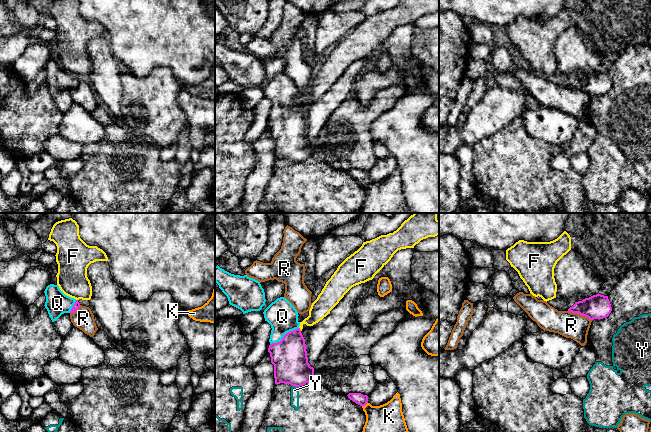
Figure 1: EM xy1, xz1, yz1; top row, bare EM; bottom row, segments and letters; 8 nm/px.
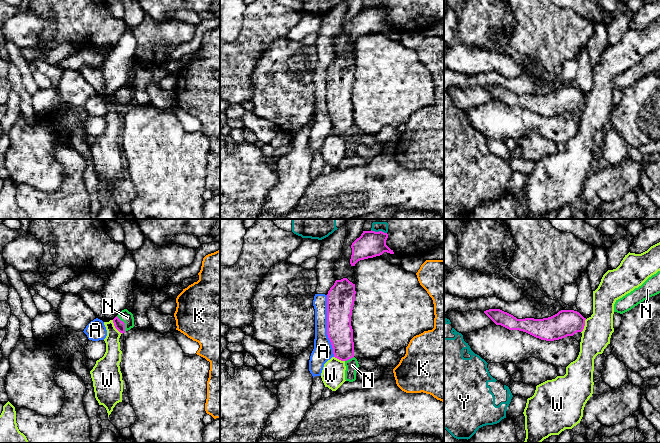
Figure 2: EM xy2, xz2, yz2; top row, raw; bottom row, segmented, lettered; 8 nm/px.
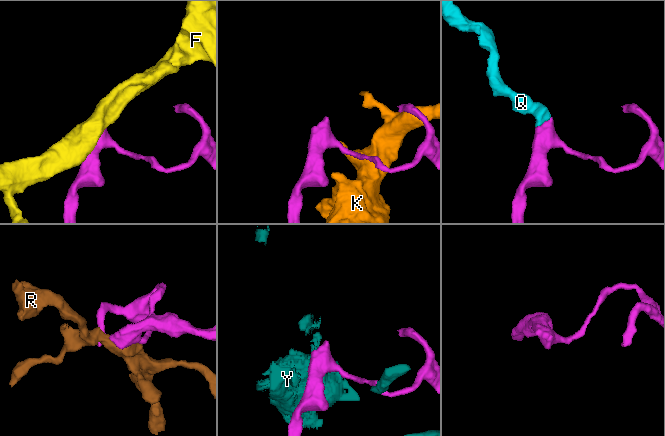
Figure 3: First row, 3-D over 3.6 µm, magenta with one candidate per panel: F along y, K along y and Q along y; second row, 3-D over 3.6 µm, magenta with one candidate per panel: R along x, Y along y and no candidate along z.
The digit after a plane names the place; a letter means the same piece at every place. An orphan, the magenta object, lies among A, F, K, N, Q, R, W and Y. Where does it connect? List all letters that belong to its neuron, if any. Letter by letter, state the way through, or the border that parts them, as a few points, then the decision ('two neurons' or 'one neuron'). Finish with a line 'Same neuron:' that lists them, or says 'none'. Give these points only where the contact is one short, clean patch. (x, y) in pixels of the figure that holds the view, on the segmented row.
A: border xz2 (326, 295), (326, 334), (334, 356); two neurons
F: border xz1 (299, 327), (301, 330); two neurons
K: two neurons
N: way xy2 (119, 325), (124, 323), (127, 317); one neuron
Q: way xz1 (289, 356), (284, 336), (284, 320), (282, 316); one neuron
R: two neurons
W: border xy2 (112, 320), (115, 327), (122, 333); two neurons
Y: two neurons
Same neuron: N, Q

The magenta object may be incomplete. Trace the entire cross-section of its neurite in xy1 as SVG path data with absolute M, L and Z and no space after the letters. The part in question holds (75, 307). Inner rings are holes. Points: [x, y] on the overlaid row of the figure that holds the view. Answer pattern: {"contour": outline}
{"contour": "M50 284L45 291L45 308L52 322L56 321L64 313L74 313L80 307L78 300L65 295L58 285Z"}

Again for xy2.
{"contour": "M124 309L113 319L113 323L115 328L123 334L134 327L133 314Z"}

